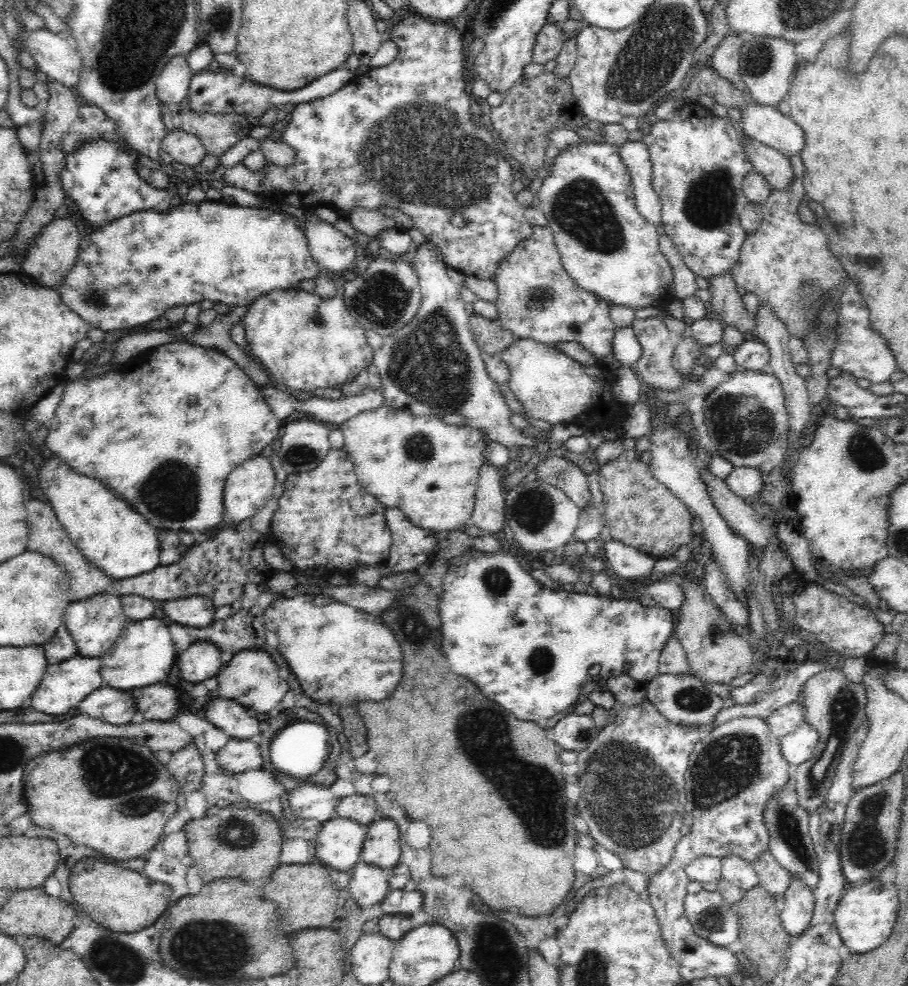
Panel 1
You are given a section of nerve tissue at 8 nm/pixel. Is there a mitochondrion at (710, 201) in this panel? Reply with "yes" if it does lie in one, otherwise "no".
yes

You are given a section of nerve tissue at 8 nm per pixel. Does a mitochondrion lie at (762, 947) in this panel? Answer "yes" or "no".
no

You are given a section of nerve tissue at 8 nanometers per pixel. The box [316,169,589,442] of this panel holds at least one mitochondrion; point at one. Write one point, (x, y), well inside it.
(429, 364)

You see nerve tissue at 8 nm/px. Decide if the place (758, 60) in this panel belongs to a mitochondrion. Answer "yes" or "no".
yes

